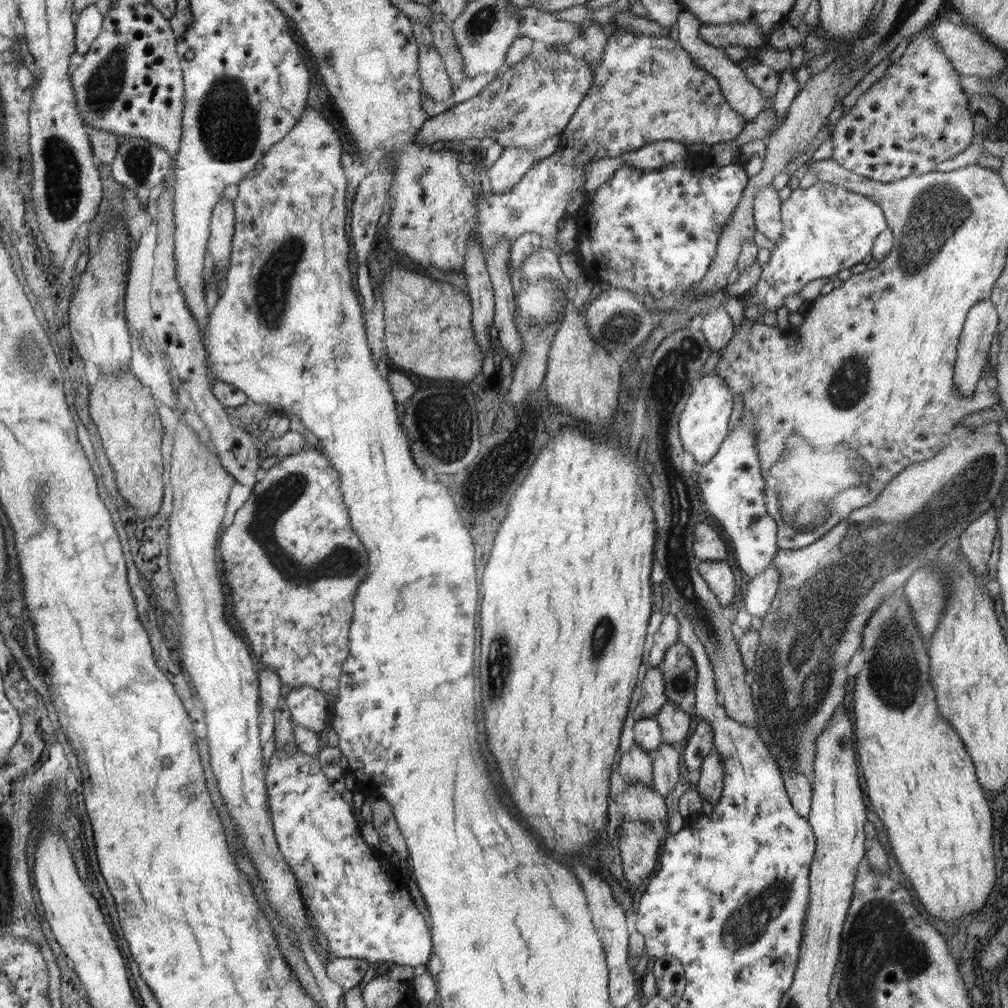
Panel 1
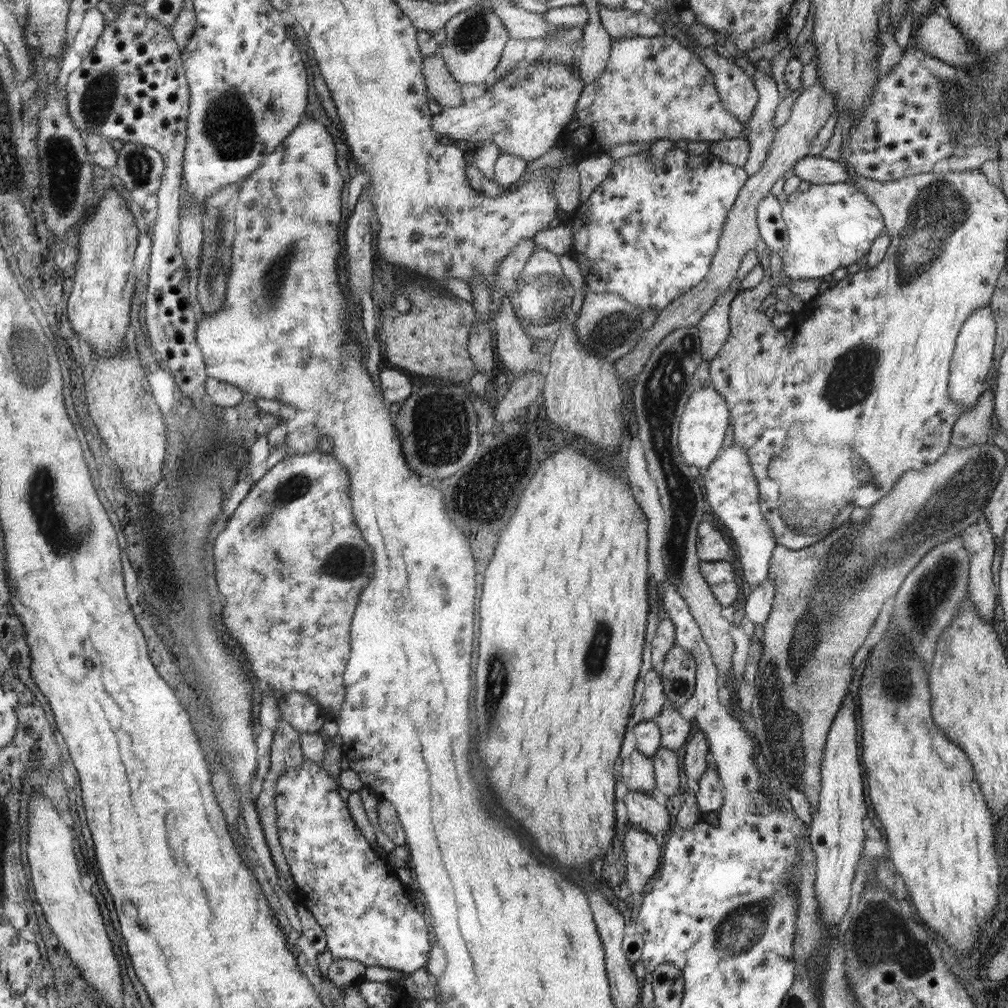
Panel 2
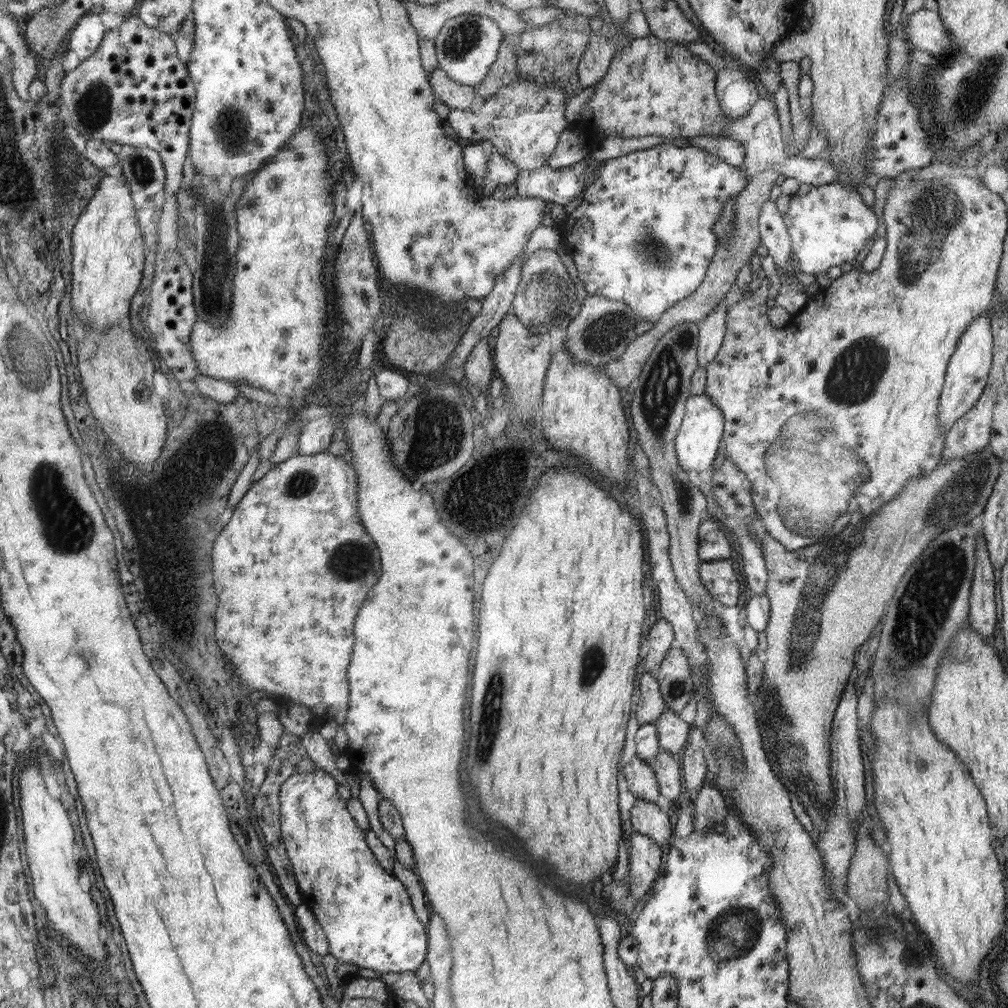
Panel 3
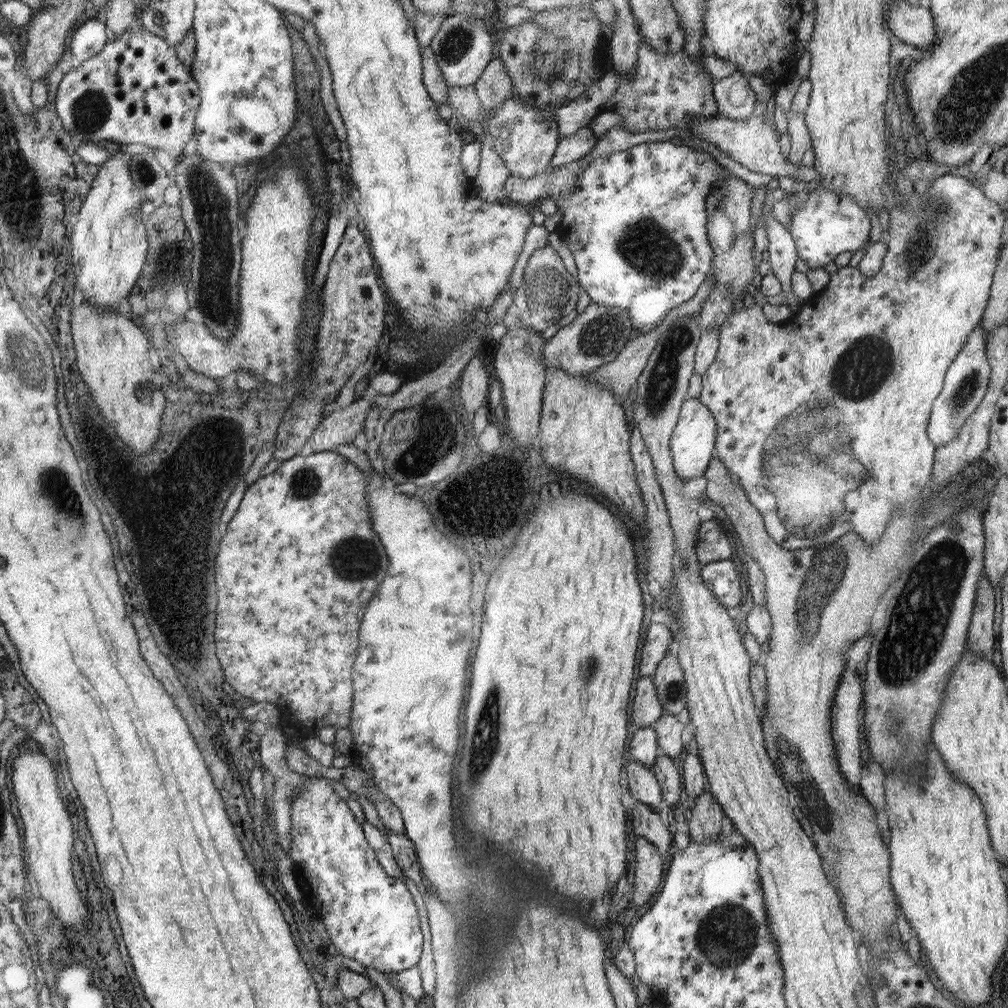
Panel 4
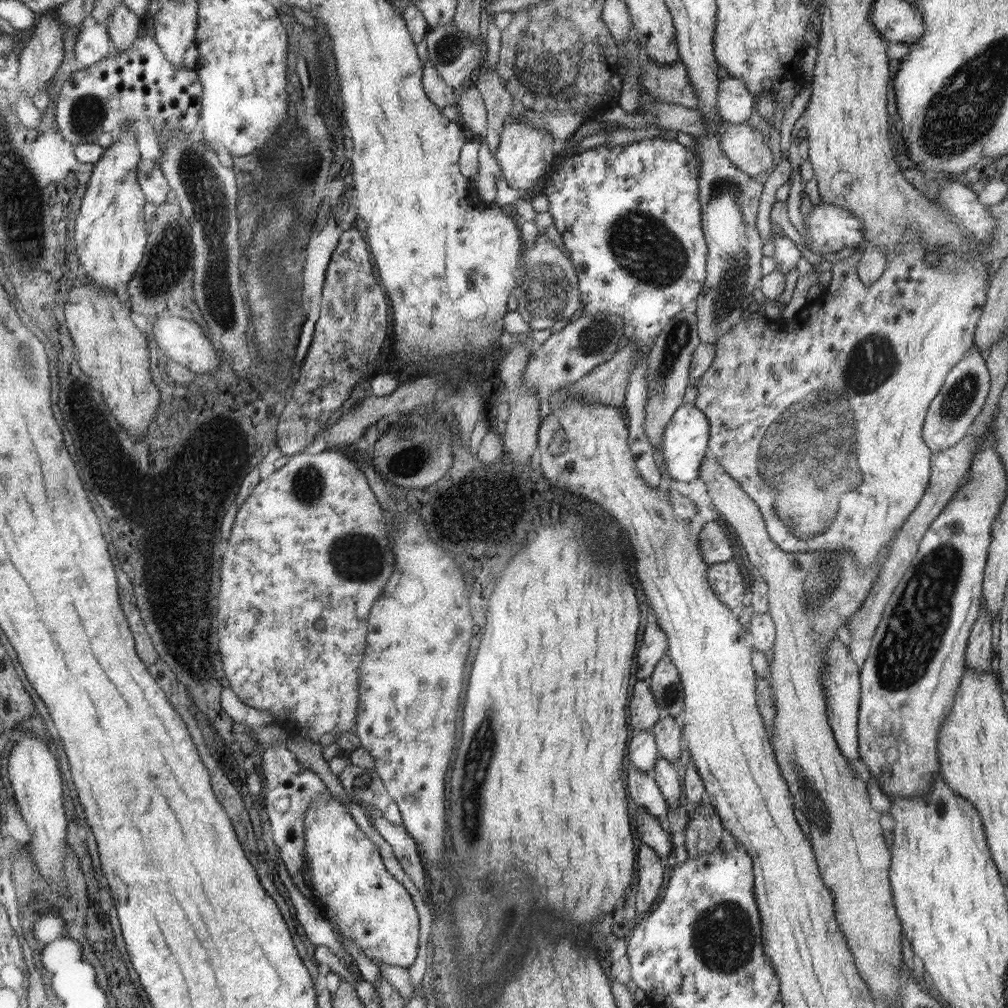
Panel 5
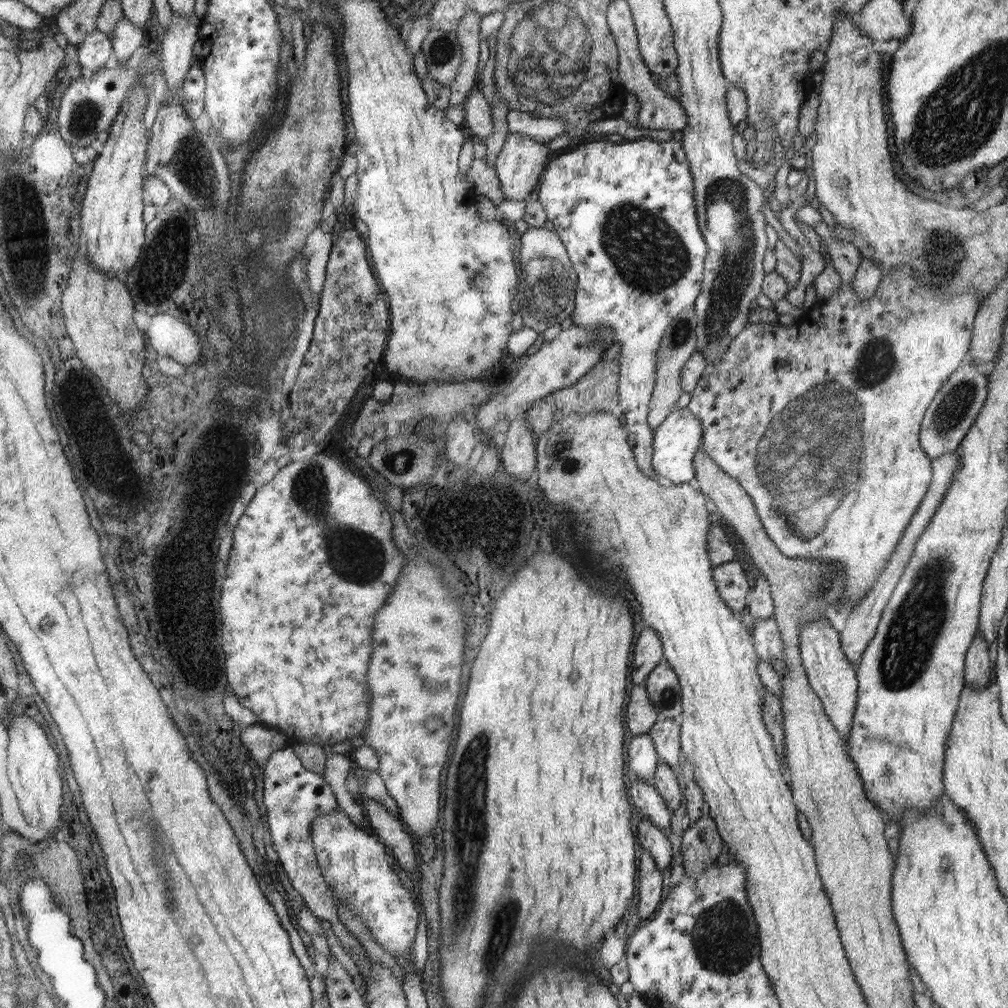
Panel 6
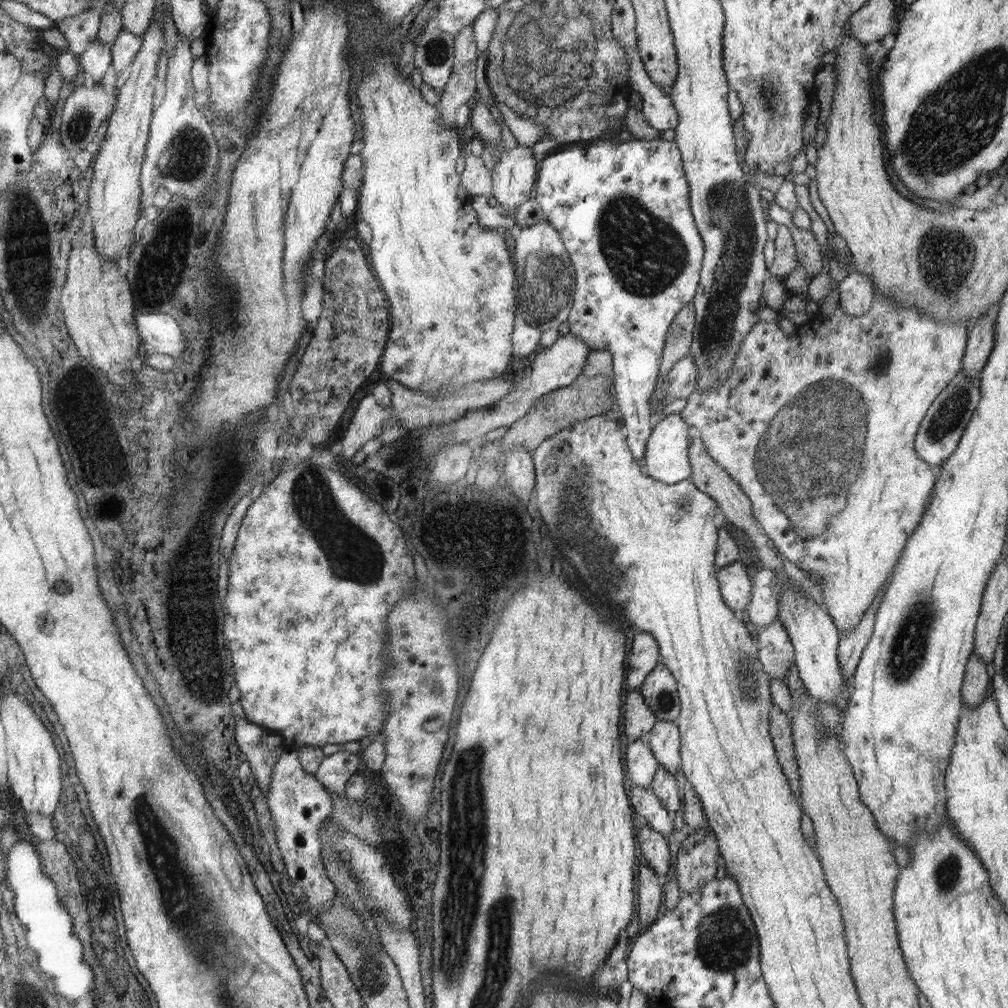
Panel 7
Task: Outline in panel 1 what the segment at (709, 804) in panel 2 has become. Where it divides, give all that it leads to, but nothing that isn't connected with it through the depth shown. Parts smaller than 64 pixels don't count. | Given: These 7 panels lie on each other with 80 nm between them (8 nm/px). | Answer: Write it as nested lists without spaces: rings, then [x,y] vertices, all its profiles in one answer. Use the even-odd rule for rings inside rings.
[[[713,748],[701,764],[700,778],[697,784],[702,800],[718,804],[723,791],[724,767],[720,755]]]

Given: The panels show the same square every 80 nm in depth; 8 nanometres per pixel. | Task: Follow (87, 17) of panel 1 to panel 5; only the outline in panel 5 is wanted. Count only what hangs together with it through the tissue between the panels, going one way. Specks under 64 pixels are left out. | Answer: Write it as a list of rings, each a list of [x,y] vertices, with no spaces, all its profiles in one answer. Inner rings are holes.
[[[93,23],[79,30],[74,44],[74,58],[83,69],[104,61],[112,52],[112,38],[105,25]]]

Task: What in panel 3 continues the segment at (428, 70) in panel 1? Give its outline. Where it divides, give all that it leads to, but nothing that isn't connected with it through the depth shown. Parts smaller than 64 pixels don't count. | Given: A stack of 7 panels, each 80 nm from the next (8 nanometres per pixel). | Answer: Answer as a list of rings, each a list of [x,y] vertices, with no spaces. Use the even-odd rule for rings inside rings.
[[[440,67],[430,73],[430,84],[433,84],[434,96],[450,110],[470,111],[474,104],[474,91],[451,80]]]

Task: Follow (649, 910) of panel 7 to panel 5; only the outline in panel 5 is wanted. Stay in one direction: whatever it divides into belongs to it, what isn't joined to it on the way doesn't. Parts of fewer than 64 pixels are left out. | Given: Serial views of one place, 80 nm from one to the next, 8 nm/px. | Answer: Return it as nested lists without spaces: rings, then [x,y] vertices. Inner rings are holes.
[[[639,841],[637,850],[639,882],[636,882],[636,910],[638,912],[648,912],[658,900],[658,894],[664,884],[664,870],[666,866],[657,851]]]

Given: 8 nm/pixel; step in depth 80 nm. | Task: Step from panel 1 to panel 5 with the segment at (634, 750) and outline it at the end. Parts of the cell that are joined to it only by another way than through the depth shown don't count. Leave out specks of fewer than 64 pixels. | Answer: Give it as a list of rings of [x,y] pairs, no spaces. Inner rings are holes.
[[[631,766],[627,772],[626,782],[626,790],[634,804],[664,822],[668,816],[669,804],[666,804],[667,800],[664,800],[664,796],[660,794],[660,788],[652,774],[642,772],[636,766]]]

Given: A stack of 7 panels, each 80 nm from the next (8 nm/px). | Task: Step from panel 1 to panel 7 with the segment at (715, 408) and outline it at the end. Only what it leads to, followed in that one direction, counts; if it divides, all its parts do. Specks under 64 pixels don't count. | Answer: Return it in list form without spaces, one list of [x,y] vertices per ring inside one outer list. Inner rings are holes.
[[[669,414],[656,422],[656,426],[649,436],[647,451],[641,461],[643,472],[664,484],[673,485],[690,479],[692,468],[689,461],[689,446],[692,444],[694,435],[692,425],[679,414]]]

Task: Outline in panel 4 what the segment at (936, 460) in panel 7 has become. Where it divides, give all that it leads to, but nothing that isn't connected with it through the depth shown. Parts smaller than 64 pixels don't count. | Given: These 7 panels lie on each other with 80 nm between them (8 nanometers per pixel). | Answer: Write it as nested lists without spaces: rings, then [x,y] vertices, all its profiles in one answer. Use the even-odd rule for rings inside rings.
[[[981,323],[967,337],[966,346],[958,353],[946,371],[941,393],[931,408],[926,432],[930,442],[936,447],[944,446],[957,437],[966,419],[978,408],[987,391],[990,365],[986,356],[987,335],[983,332]]]

